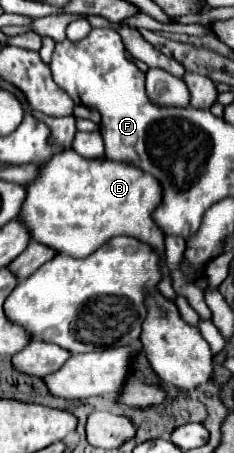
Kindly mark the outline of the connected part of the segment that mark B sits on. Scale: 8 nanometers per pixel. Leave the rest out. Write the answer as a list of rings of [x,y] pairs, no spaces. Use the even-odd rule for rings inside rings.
[[[68,149],[42,163],[36,179],[24,185],[24,189],[26,199],[16,219],[24,223],[32,241],[42,243],[56,253],[88,257],[104,241],[108,241],[108,237],[136,237],[156,247],[162,274],[158,288],[166,298],[175,302],[177,294],[166,265],[164,235],[152,221],[152,211],[160,203],[160,185],[152,179],[152,175],[110,159],[84,159],[74,149]]]

